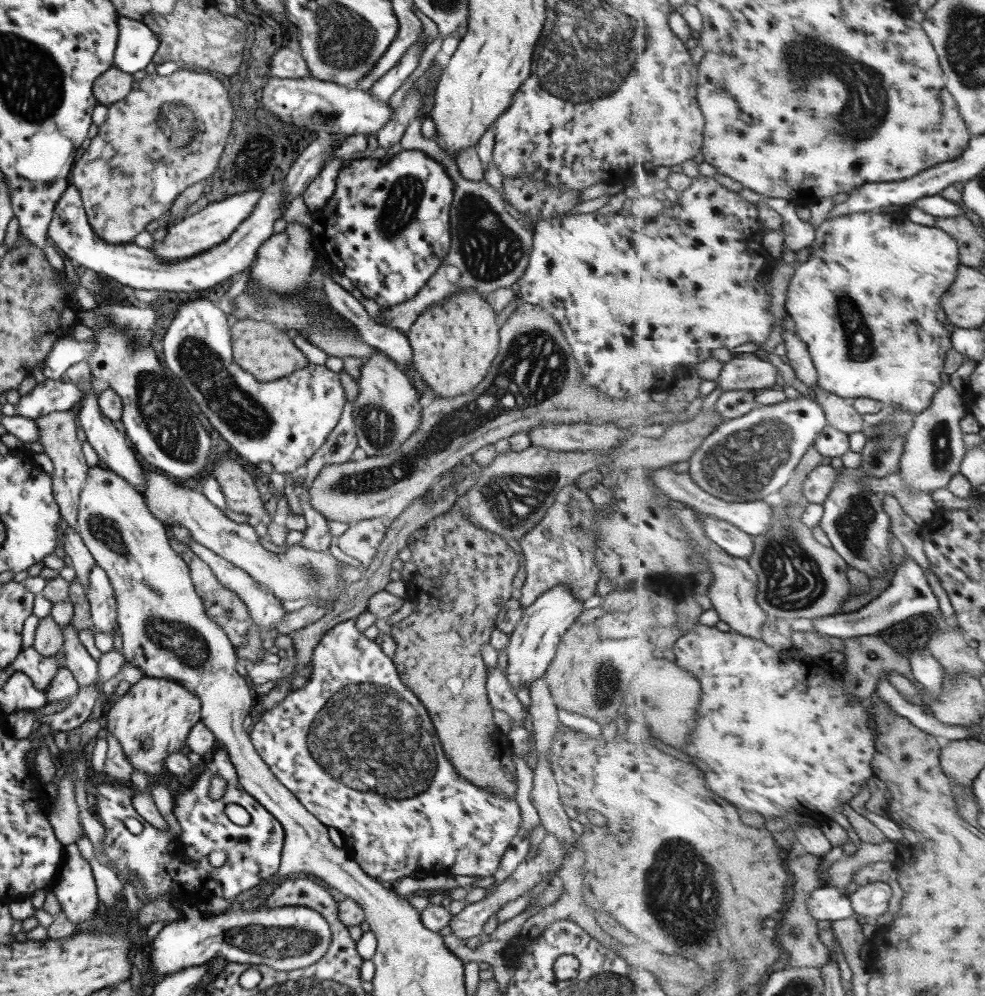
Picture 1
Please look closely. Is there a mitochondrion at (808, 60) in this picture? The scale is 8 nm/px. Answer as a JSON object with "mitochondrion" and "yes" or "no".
{"mitochondrion":"yes"}

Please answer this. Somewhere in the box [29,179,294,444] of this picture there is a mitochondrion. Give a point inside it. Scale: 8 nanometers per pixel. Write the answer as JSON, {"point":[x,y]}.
{"point":[204,370]}

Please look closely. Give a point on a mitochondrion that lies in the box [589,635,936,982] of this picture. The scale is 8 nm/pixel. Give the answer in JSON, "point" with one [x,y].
{"point":[682,894]}

